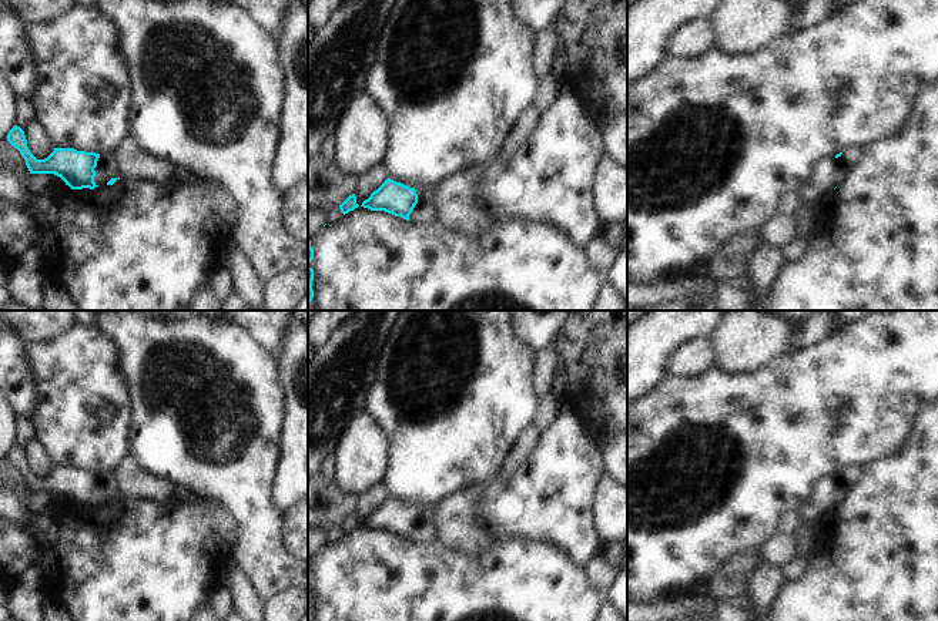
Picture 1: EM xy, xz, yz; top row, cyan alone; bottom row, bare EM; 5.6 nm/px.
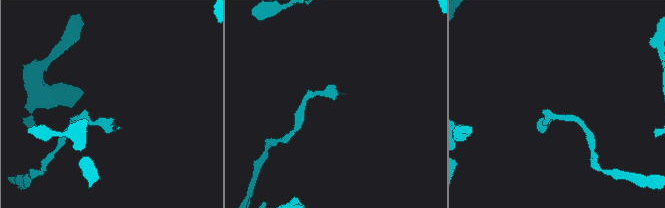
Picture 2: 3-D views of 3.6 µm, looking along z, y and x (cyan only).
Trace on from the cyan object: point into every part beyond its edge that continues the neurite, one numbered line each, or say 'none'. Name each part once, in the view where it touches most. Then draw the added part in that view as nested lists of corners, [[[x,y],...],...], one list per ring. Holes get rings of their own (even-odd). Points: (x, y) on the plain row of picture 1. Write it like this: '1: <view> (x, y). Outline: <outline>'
1: xy (106, 487). Outline: [[[107,471],[100,474],[94,490],[96,490],[94,501],[98,506],[107,504],[107,501],[111,497],[118,497],[118,487],[115,484],[114,471]]]

